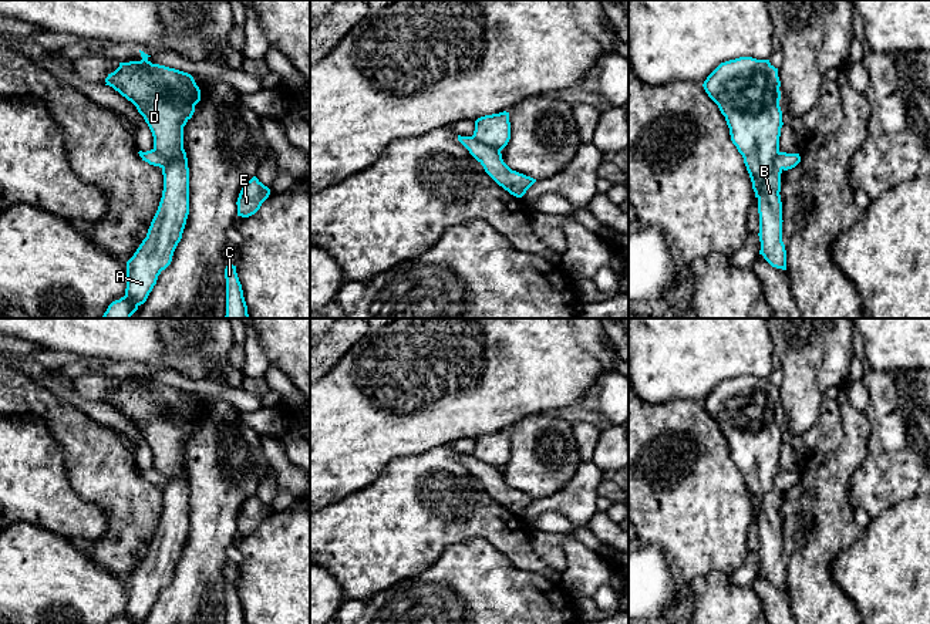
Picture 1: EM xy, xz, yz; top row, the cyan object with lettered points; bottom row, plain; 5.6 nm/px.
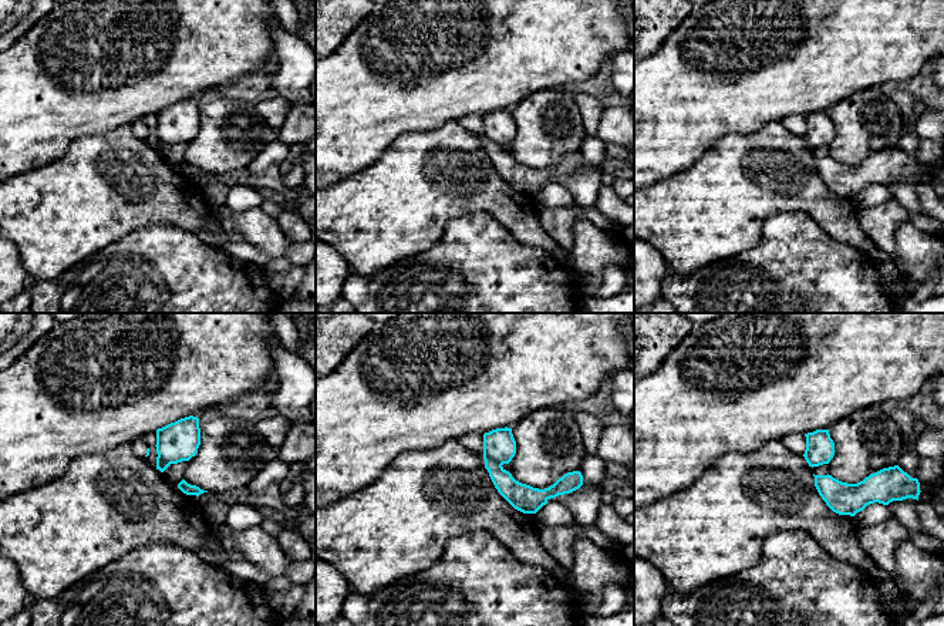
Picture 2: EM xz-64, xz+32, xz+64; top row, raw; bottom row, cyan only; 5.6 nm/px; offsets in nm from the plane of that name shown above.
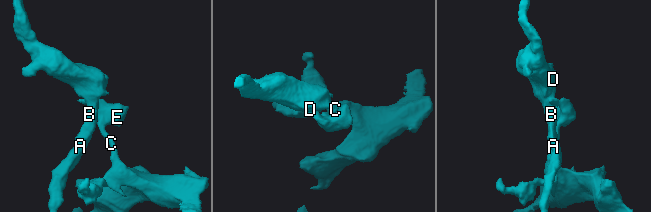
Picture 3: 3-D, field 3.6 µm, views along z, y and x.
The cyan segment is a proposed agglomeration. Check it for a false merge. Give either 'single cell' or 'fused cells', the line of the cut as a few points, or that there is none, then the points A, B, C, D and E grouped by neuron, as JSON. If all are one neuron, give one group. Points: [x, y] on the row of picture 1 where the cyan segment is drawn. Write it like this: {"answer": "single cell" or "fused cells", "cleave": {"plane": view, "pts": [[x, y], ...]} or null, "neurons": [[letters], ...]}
{"answer": "fused cells", "cleave": {"plane": "xz", "pts": [[471, 137], [499, 151]]}, "neurons": [["A", "B", "D"], ["C", "E"]]}

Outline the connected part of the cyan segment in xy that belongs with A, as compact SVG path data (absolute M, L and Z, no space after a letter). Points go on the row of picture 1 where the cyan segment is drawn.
M141 50L139 53L141 61L119 63L119 67L105 78L105 85L112 87L137 107L152 132L154 149L168 163L162 166L164 190L158 210L151 222L146 237L127 262L125 296L112 301L101 318L131 318L138 307L146 301L156 284L158 276L172 262L189 215L189 168L183 149L183 127L192 118L195 105L201 101L201 90L191 74L152 64L148 60L151 55Z

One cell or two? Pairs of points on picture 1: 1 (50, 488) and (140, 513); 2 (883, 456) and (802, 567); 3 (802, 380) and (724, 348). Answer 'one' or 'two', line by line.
1: two
2: two
3: two

